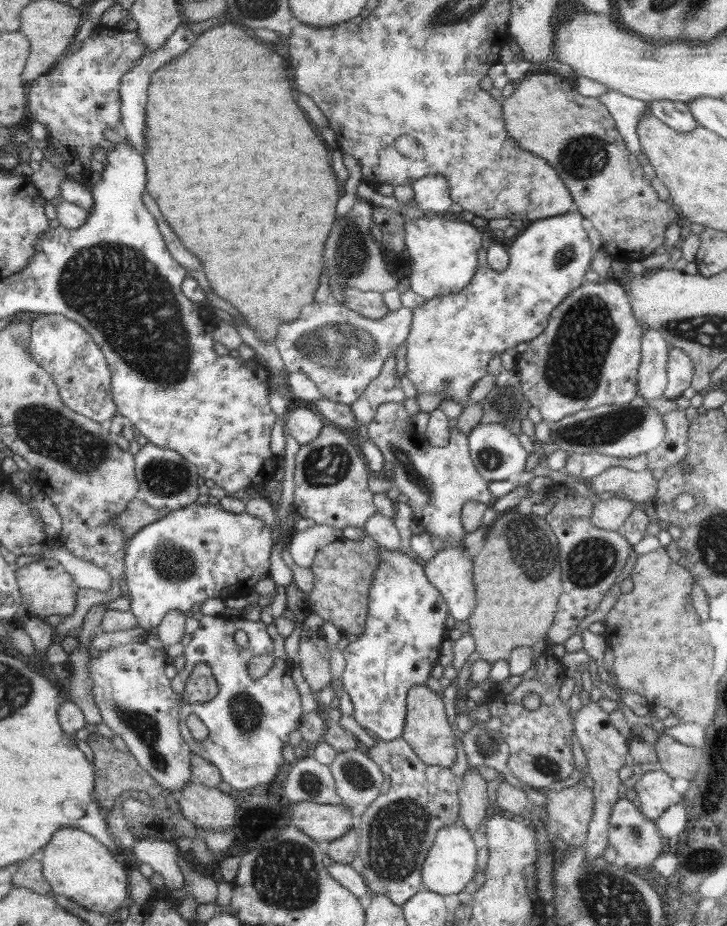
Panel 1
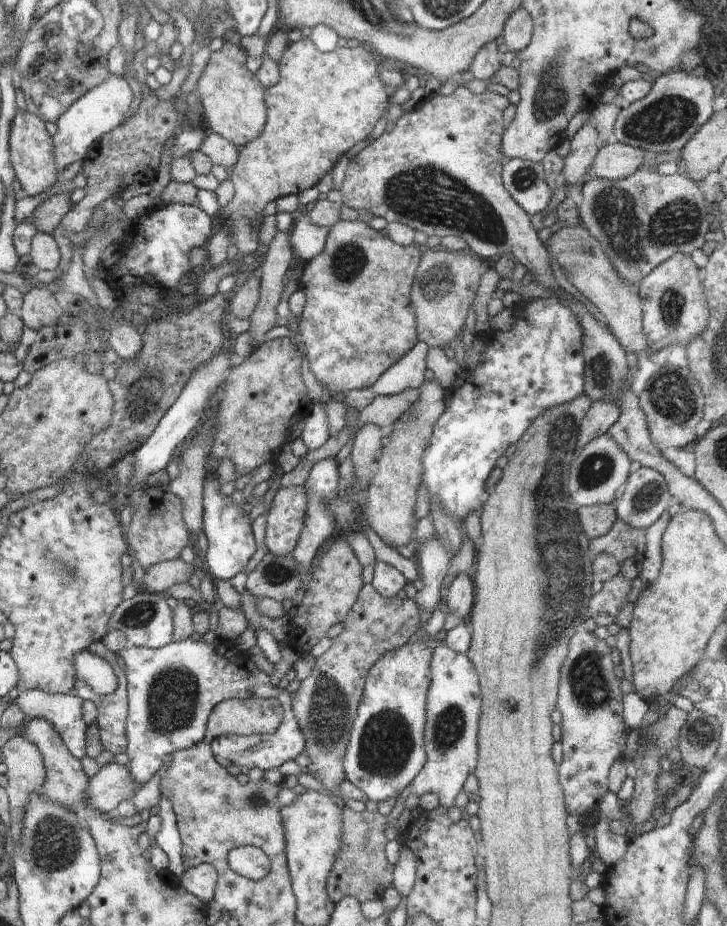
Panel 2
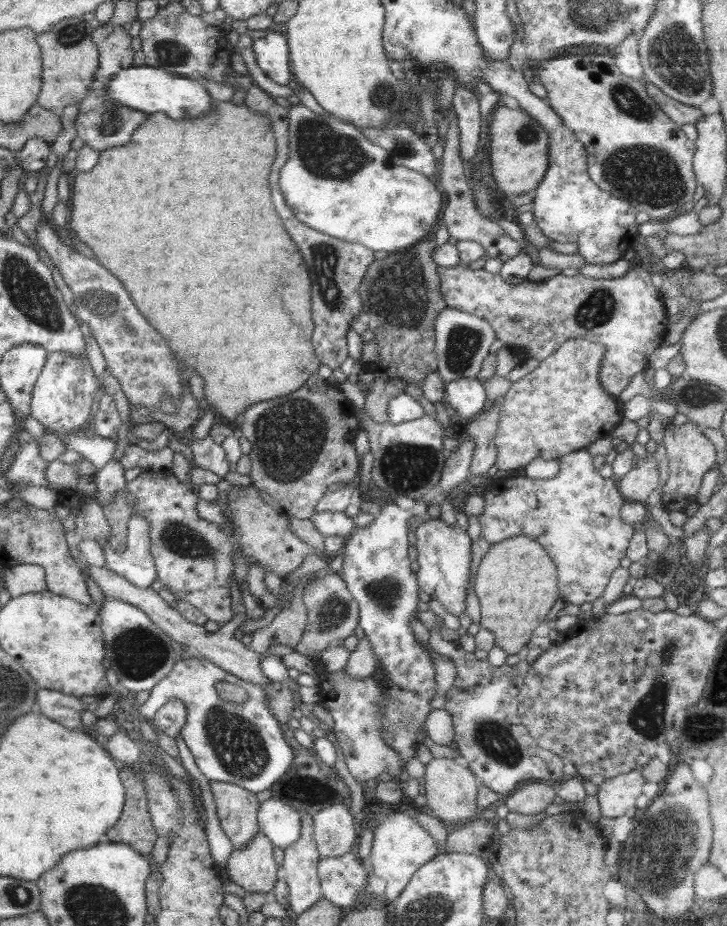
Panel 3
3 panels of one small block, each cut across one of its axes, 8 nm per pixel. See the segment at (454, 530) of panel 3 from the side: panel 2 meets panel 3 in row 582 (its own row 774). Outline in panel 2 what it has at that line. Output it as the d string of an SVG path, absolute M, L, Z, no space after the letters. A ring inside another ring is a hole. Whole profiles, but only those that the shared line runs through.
M445 644L435 648L431 660L431 685L427 694L427 721L424 729L427 759L424 768L409 784L408 794L420 797L433 792L438 796L440 805L455 806L458 792L478 764L481 710L482 689L472 661Z

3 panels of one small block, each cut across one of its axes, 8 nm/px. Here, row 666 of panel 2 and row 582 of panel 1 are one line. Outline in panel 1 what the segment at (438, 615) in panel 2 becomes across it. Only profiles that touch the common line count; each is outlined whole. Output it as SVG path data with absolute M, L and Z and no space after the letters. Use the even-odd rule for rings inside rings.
M380 547L379 565L376 572L373 574L371 587L369 590L369 602L368 602L368 616L365 620L365 629L362 634L358 635L358 639L351 642L343 650L345 658L344 672L342 673L341 682L343 683L343 689L349 694L350 700L353 702L353 717L354 720L360 724L360 726L366 730L373 732L380 741L394 741L403 735L405 718L407 715L407 692L408 689L416 686L417 684L426 684L426 680L430 678L430 672L436 664L436 660L439 660L441 648L445 638L447 637L448 629L446 628L446 616L448 616L449 608L446 604L445 598L442 593L428 580L428 577L423 571L423 566L416 563L416 560L410 558L407 554L401 551L386 550L386 548Z

